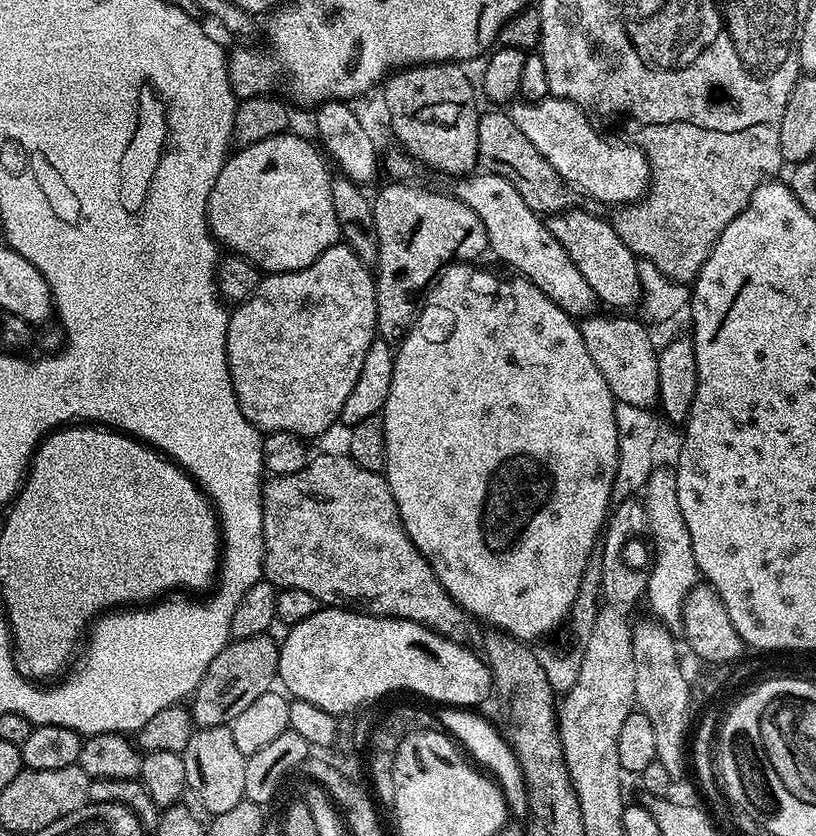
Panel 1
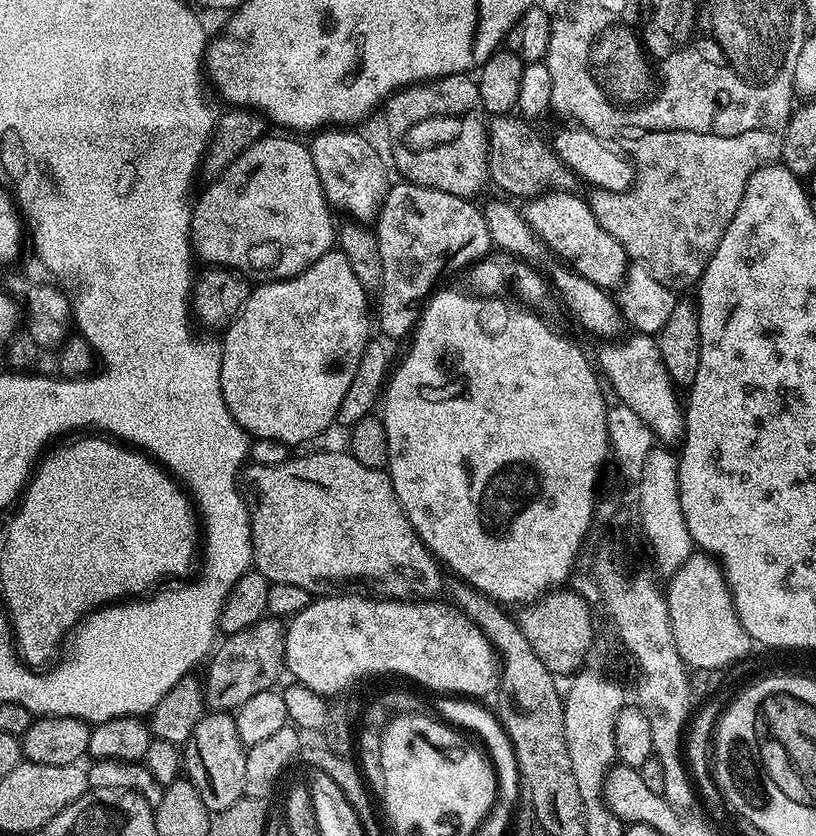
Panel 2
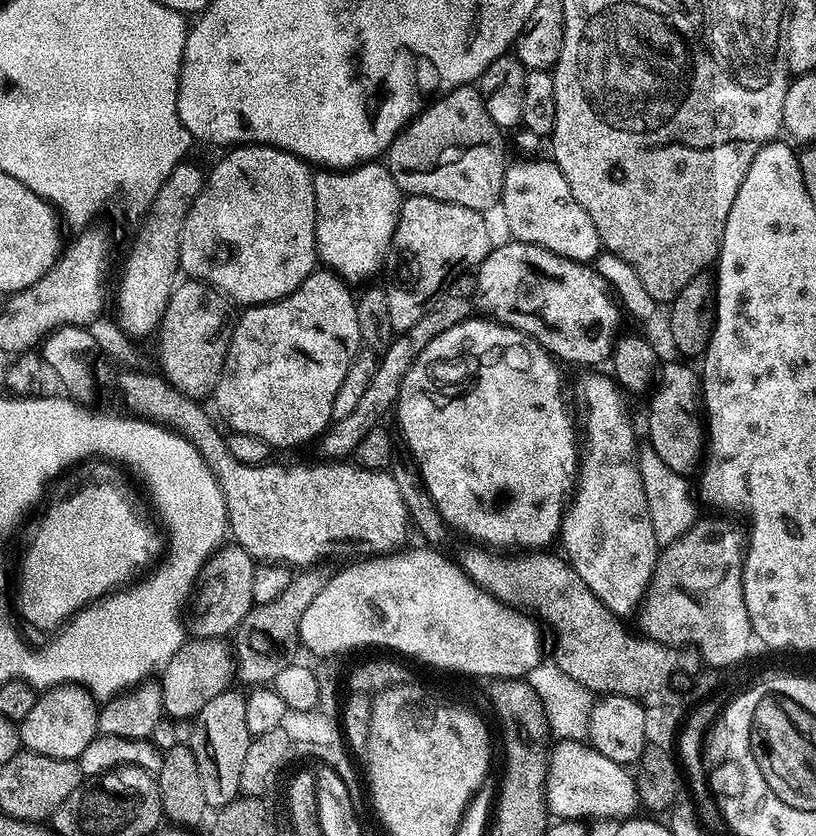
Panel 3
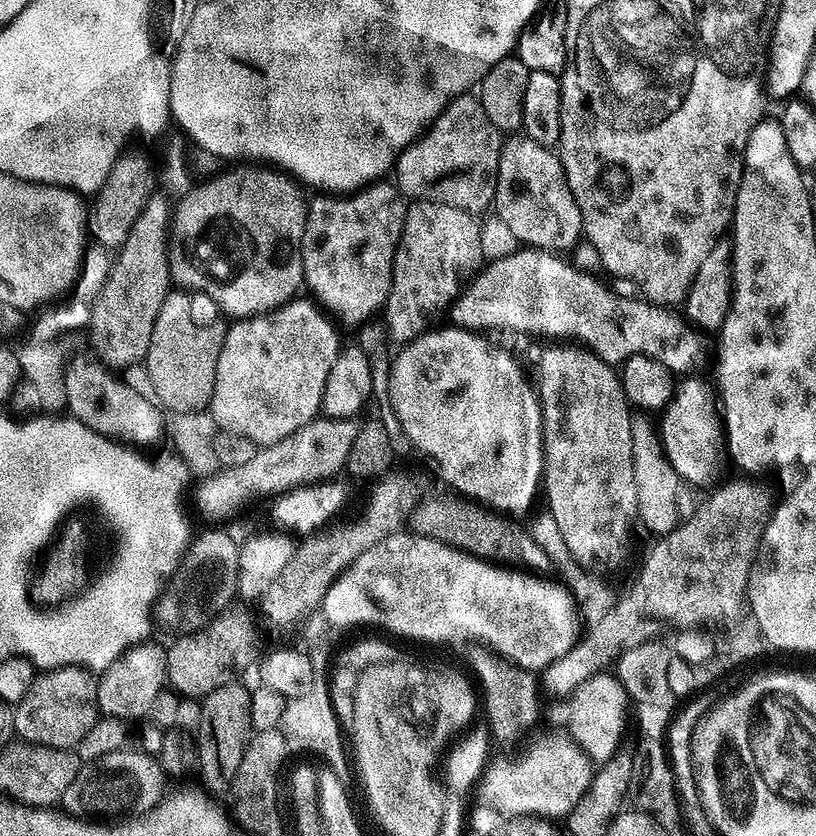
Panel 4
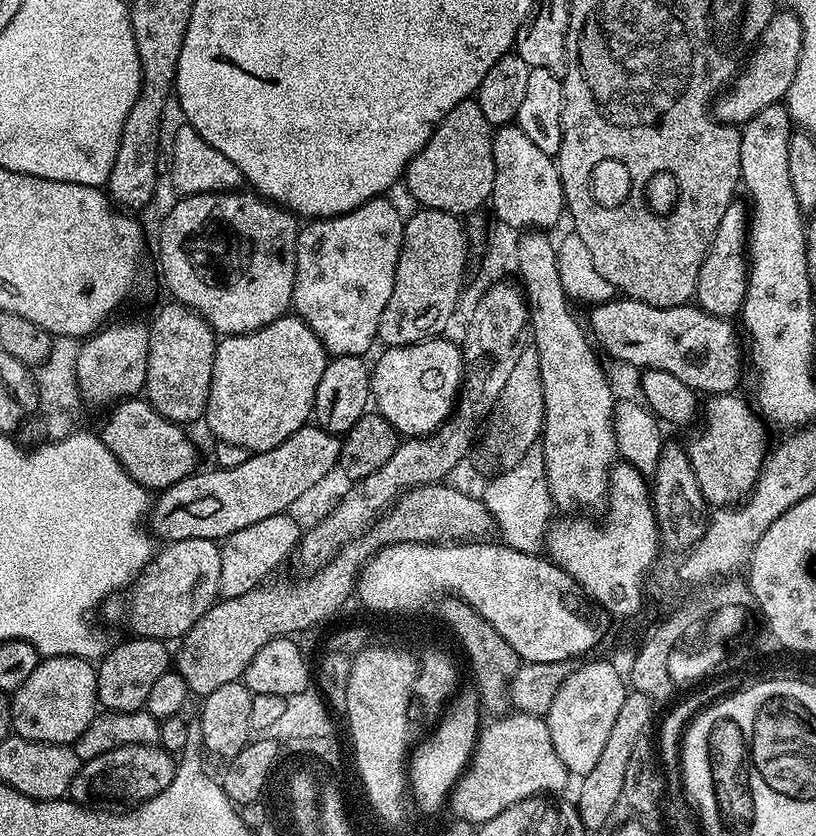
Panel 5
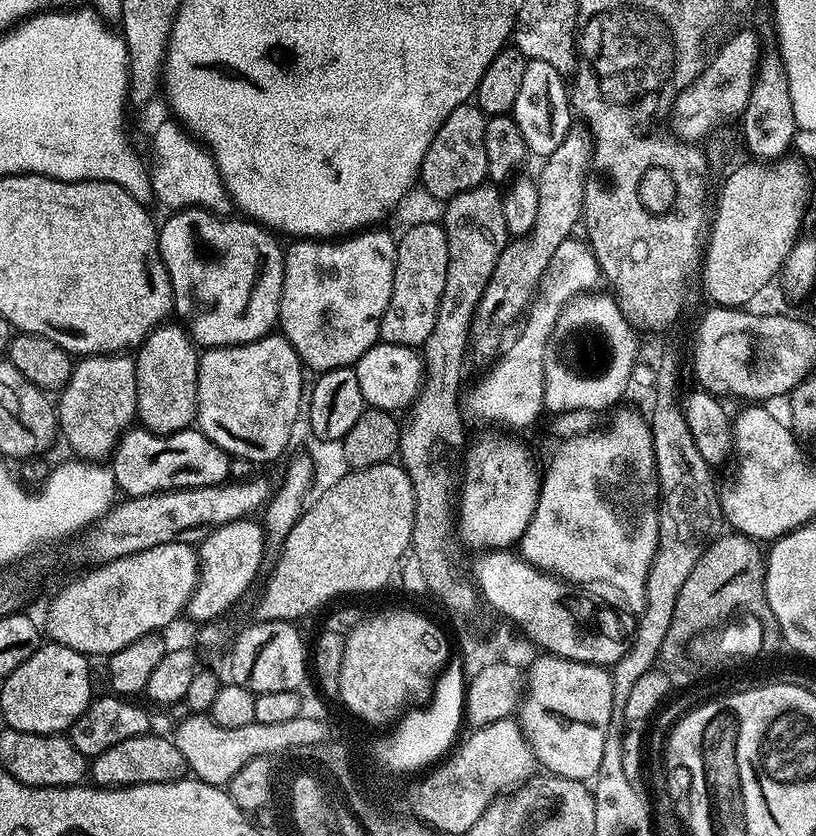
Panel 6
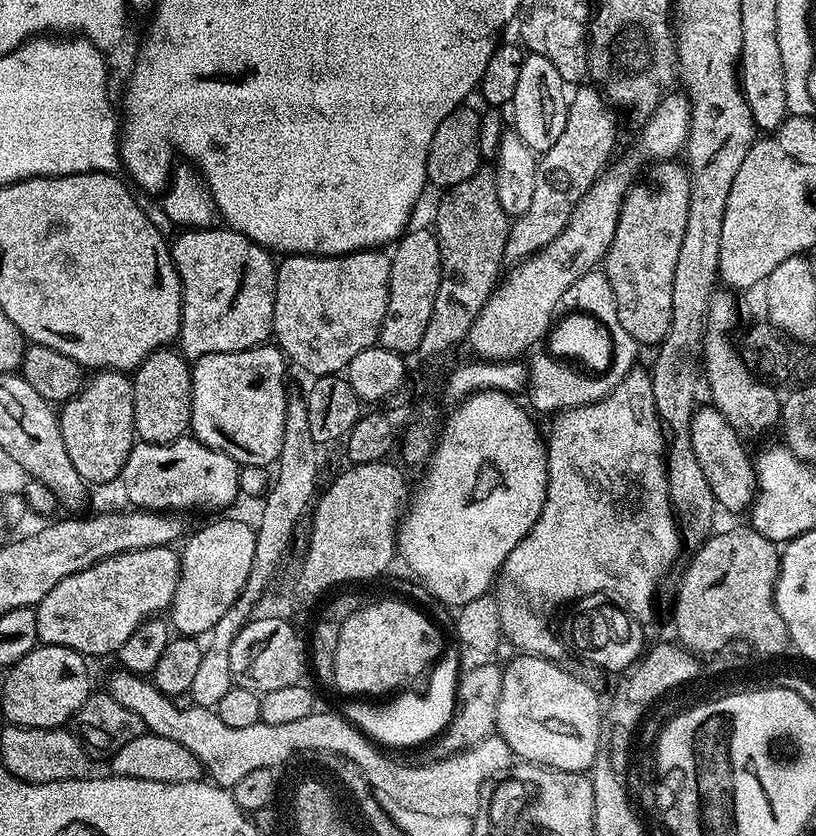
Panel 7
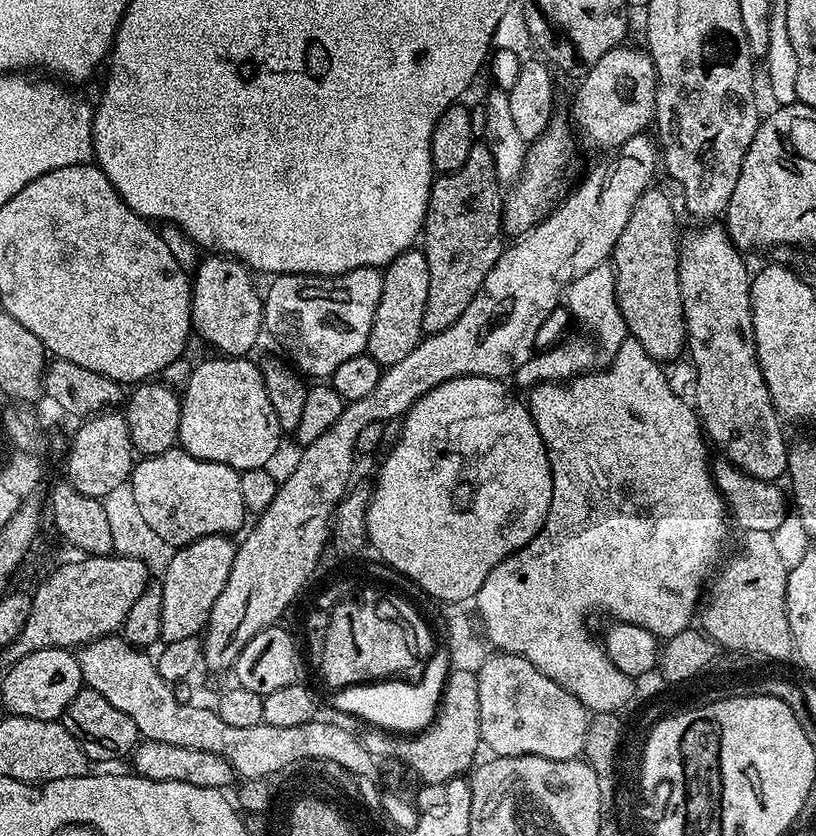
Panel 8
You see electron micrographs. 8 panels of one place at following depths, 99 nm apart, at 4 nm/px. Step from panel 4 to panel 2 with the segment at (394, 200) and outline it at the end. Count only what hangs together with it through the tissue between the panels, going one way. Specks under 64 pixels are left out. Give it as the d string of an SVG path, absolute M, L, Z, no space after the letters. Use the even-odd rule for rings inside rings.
M320 130L311 137L308 152L314 158L314 170L318 170L318 182L322 182L322 190L329 205L337 213L345 212L348 215L346 217L353 221L375 221L380 214L380 208L384 204L384 199L390 187L390 179L388 180L389 165L386 160L386 165L384 165L379 150L366 137L359 136L356 130Z

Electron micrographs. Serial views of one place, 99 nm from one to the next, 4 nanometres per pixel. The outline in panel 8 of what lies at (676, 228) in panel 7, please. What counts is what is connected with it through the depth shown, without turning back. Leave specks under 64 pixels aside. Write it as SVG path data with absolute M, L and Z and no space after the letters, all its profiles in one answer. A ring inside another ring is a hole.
M656 186L649 187L634 206L630 214L630 222L626 222L626 230L622 230L622 238L618 238L610 263L616 273L616 301L628 327L629 337L640 342L646 353L657 362L672 360L679 352L683 353L688 342L688 327L684 321L684 296L680 292L676 208L672 205L671 198L666 193L659 192Z

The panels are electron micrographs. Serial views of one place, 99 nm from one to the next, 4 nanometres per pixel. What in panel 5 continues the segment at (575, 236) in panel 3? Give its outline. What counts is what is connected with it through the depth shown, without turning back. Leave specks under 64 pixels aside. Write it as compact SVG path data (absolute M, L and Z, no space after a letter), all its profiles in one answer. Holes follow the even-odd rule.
M515 123L506 124L497 127L492 133L492 149L494 150L494 186L492 187L492 198L490 208L496 211L495 219L502 223L508 223L510 227L517 230L549 230L560 220L560 215L565 215L566 205L564 202L564 187L560 181L560 169L557 161L551 156L542 154L542 150L538 150L538 146L534 146L534 142L530 142L530 138L526 138L526 134Z

